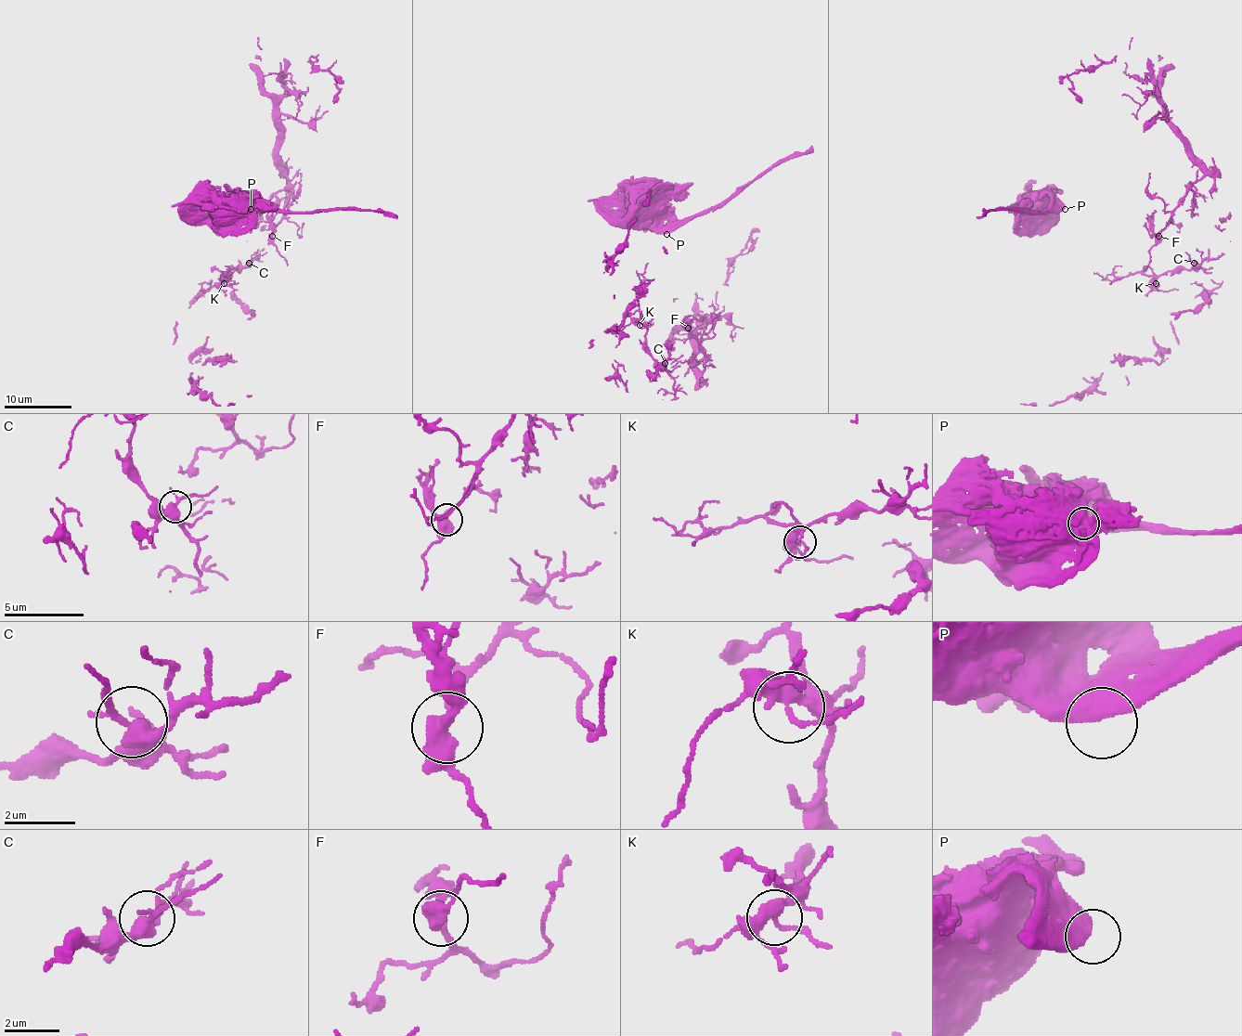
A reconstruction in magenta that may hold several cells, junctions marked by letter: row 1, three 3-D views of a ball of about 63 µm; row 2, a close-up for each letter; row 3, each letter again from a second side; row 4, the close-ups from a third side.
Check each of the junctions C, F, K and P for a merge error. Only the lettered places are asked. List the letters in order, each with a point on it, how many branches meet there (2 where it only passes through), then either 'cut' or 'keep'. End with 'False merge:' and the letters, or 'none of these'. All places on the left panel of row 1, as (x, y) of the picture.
C: at (249, 263); 4 branches meet; keep
F: at (272, 236); 4 branches meet; keep
K: at (224, 283); 3 branches meet; keep
P: at (251, 209); 1 branches meet; keep
False merge: none of these

